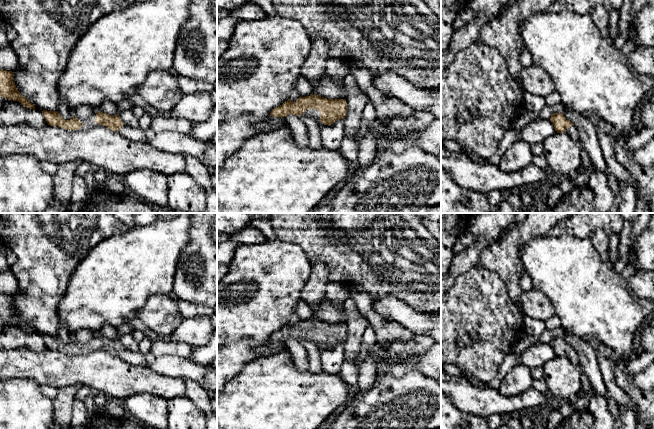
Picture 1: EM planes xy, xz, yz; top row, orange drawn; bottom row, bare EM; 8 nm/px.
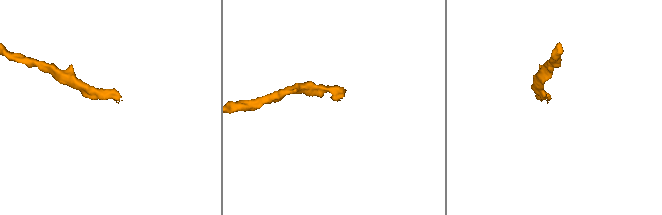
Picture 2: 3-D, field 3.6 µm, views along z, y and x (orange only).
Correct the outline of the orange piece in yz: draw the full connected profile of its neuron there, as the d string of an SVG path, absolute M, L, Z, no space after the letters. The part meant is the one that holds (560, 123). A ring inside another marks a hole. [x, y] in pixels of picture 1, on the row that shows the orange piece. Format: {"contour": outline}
{"contour": "M554 113L550 117L550 121L554 125L557 133L565 132L570 135L574 140L579 140L579 133L577 128L570 120L566 120L563 113Z"}

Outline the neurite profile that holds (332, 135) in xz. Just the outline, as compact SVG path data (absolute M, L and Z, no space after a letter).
M339 119L331 125L321 127L321 140L323 147L338 150L345 137L344 120Z

